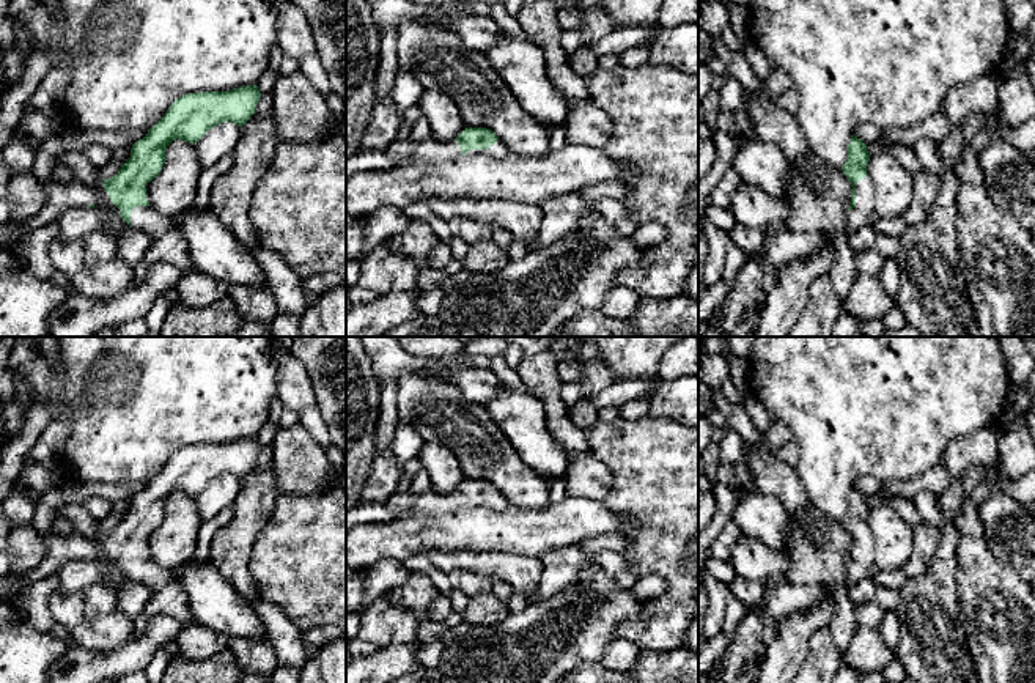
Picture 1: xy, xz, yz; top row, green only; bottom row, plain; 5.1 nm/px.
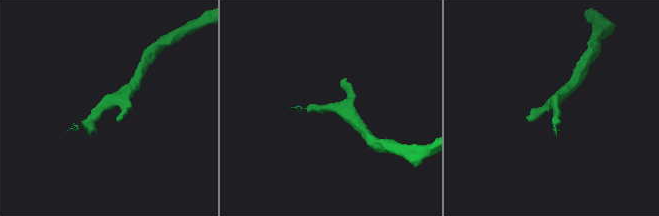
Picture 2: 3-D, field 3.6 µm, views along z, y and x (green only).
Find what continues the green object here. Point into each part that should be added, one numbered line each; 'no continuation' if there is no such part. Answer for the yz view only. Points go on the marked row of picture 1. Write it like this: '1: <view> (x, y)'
1: yz (862, 214)

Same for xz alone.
1: xz (499, 150)

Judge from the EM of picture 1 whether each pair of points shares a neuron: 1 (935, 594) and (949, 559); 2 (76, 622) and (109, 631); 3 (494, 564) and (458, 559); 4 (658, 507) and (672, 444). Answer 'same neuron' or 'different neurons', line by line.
1: same neuron
2: same neuron
3: same neuron
4: same neuron

